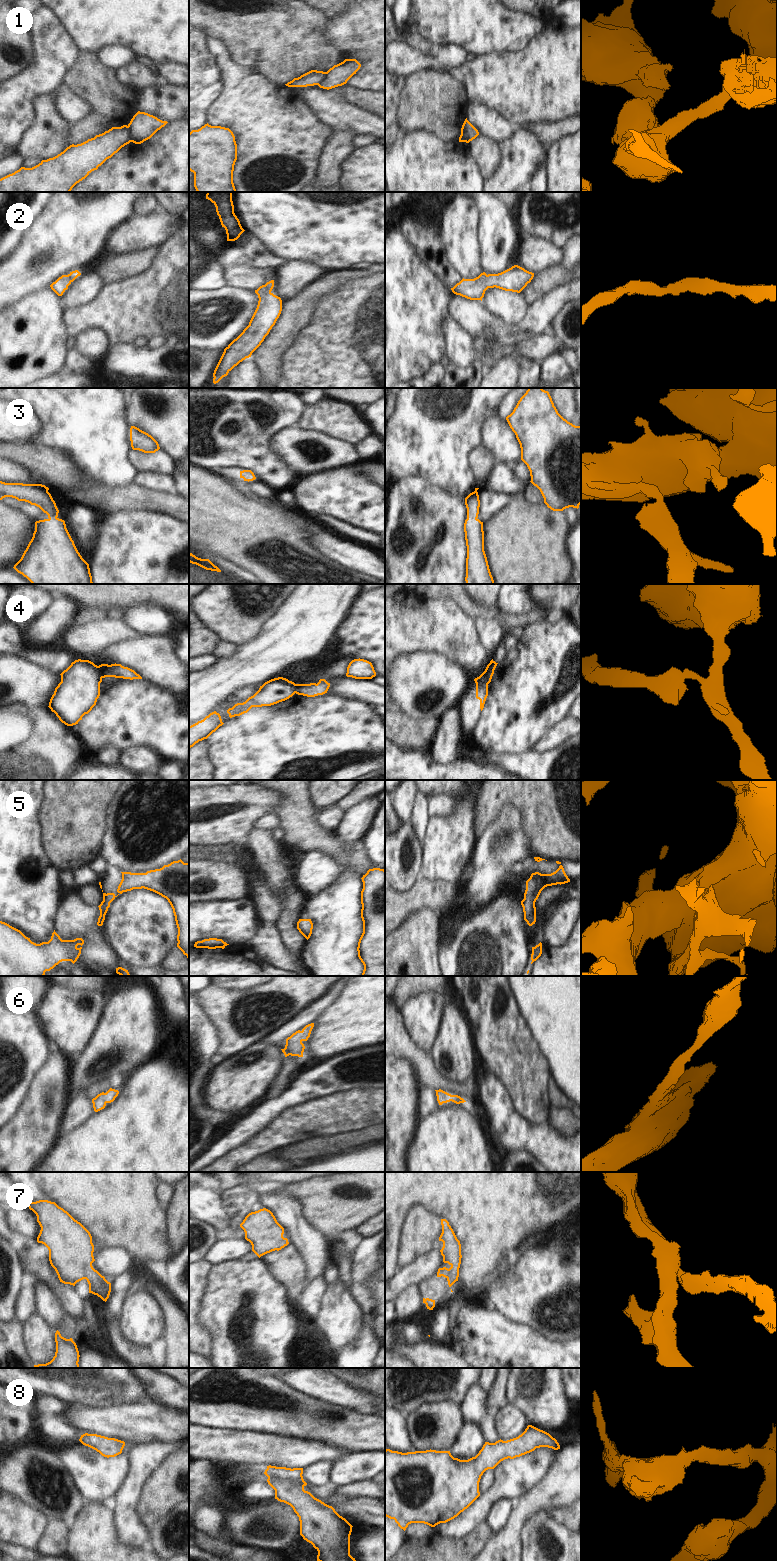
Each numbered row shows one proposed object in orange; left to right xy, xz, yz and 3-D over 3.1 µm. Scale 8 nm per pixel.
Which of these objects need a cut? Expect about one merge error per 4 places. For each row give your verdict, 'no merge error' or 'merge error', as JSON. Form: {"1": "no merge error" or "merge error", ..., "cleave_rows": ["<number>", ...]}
{"1": "merge error", "2": "no merge error", "3": "no merge error", "4": "merge error", "5": "no merge error", "6": "no merge error", "7": "no merge error", "8": "no merge error", "cleave_rows": ["1", "4"]}

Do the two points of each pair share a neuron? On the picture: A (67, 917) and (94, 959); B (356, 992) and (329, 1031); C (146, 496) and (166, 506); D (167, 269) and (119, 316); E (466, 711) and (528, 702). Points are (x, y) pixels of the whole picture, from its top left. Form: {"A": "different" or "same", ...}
{"A": "same", "B": "same", "C": "same", "D": "same", "E": "different"}

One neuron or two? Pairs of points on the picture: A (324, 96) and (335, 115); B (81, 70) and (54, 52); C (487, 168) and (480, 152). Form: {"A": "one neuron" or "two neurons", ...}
{"A": "one neuron", "B": "two neurons", "C": "one neuron"}

